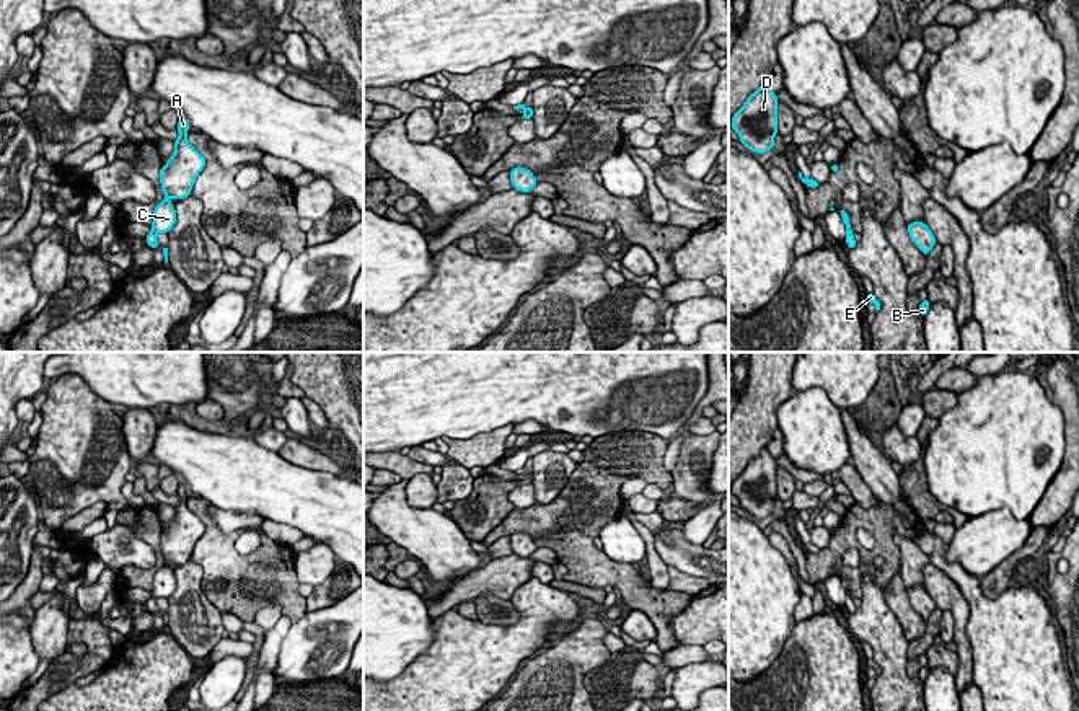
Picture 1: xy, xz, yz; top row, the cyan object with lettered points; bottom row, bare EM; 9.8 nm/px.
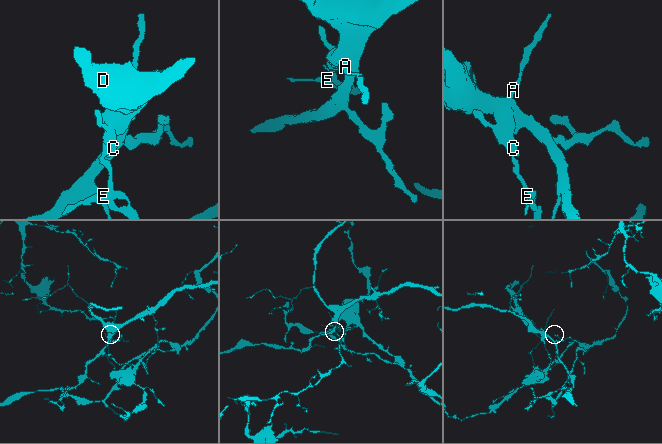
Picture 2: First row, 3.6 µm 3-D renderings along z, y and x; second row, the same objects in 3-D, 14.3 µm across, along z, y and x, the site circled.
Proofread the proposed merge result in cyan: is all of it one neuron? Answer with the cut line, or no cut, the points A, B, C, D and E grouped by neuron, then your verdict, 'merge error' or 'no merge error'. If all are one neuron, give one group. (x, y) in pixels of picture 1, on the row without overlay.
cut in yz along (846, 594), (848, 599); A B C D / E; merge error

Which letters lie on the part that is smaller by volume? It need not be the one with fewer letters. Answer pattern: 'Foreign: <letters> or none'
Foreign: A, B, C, D

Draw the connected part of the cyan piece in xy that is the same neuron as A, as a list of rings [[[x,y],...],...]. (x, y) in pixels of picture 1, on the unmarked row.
[[[187,484],[178,486],[179,504],[174,506],[174,519],[160,535],[165,564],[153,576],[153,598],[168,598],[176,589],[176,577],[170,563],[184,564],[191,559],[197,540],[205,532],[205,523],[187,507]]]

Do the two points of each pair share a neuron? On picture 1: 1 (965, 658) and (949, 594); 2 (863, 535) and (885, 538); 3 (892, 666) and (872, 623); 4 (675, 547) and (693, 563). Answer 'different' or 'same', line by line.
1: same
2: different
3: same
4: same

